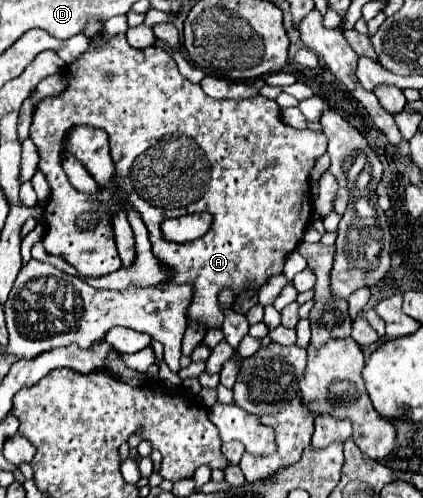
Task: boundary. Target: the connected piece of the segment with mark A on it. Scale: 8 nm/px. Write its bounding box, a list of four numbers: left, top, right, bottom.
[31,35,327,329]

